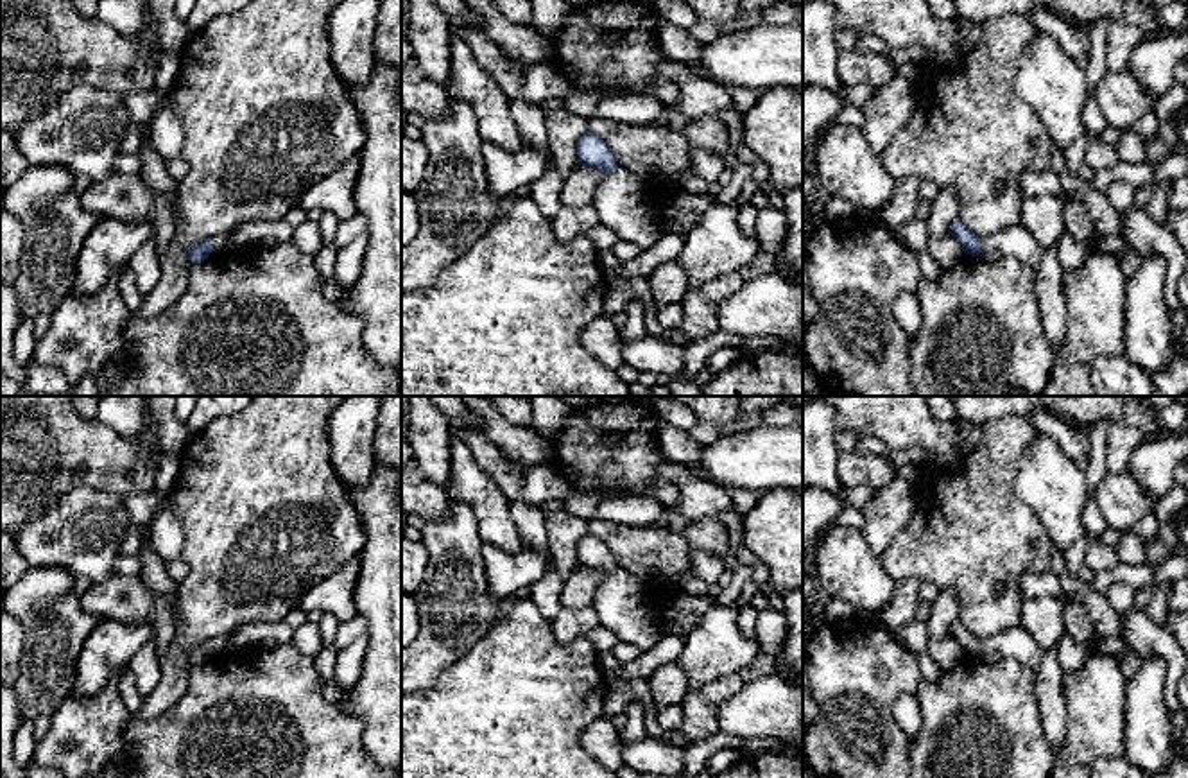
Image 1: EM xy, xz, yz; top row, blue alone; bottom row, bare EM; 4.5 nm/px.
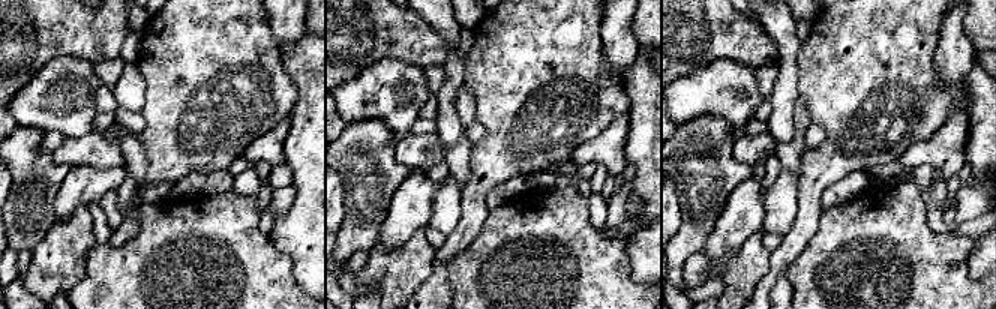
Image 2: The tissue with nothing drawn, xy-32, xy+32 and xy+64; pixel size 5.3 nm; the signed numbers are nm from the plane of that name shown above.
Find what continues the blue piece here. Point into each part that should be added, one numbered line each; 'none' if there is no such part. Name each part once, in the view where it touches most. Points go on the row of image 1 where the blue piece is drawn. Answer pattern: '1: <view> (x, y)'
1: xy (221, 241)

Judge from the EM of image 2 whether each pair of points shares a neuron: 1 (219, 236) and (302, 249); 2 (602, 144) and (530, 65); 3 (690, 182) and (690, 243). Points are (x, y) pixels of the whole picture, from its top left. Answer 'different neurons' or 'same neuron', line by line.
1: different neurons
2: different neurons
3: same neuron

